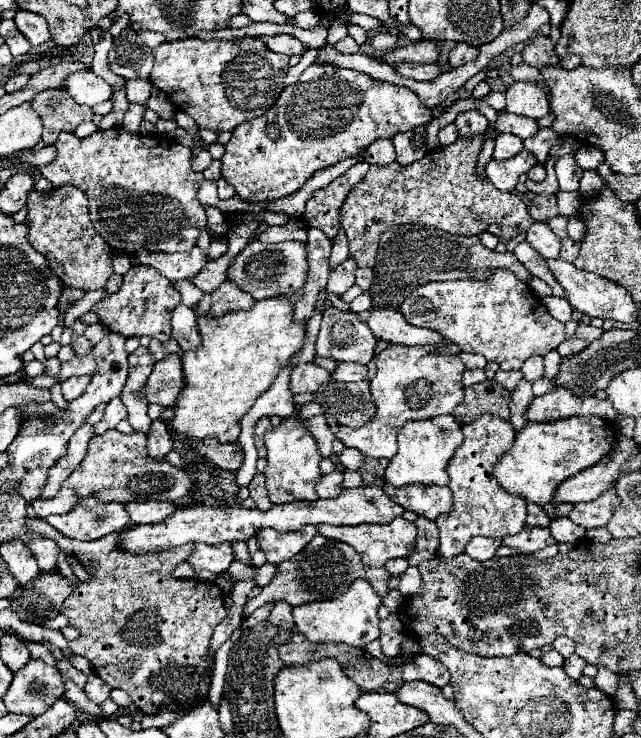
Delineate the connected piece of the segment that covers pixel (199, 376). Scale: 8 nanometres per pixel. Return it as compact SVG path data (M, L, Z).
M261 299L257 301L249 311L233 311L219 319L213 319L211 327L199 329L201 335L201 347L195 351L187 351L181 355L183 363L183 393L179 393L179 399L175 403L175 415L171 419L171 431L187 437L187 443L183 445L185 455L183 459L187 463L199 461L193 447L189 447L189 439L203 441L203 439L219 439L221 443L233 443L237 441L241 433L241 417L253 407L255 399L269 389L273 379L279 375L279 371L289 365L291 355L295 355L305 341L305 325L293 321L293 305L287 299Z

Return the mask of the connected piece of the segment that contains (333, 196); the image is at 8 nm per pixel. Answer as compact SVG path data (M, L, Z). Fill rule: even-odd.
M359 161L357 165L353 165L345 175L341 175L339 179L335 179L329 187L317 191L305 207L303 213L303 221L307 227L315 227L321 229L331 241L337 237L341 223L339 223L339 209L349 193L349 189L361 181L365 177L365 173L369 171L369 163L367 161Z

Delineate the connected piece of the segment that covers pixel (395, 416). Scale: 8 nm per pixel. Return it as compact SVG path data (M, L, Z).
M391 344L377 353L377 375L371 381L371 393L377 403L377 415L359 429L339 425L339 439L369 457L395 457L395 437L405 421L429 419L453 409L463 401L461 375L465 371L457 355L435 355L435 347L405 347Z

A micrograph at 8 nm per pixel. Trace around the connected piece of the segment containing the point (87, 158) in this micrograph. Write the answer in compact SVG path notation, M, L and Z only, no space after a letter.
M125 129L95 131L93 135L79 139L75 133L59 133L55 141L57 159L41 167L41 175L53 183L53 187L63 187L71 183L85 191L89 199L89 213L97 233L115 249L125 253L135 253L139 249L161 251L161 253L183 253L197 245L199 231L207 231L207 213L197 199L197 189L201 185L203 173L191 169L191 149L179 145L173 139L161 135L139 135Z

